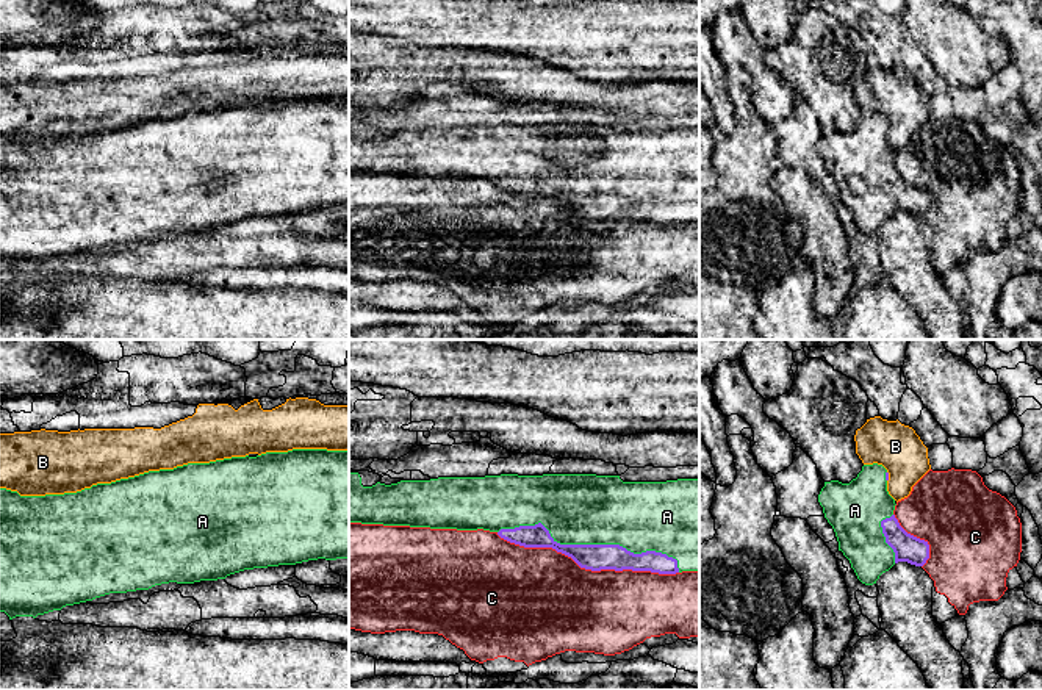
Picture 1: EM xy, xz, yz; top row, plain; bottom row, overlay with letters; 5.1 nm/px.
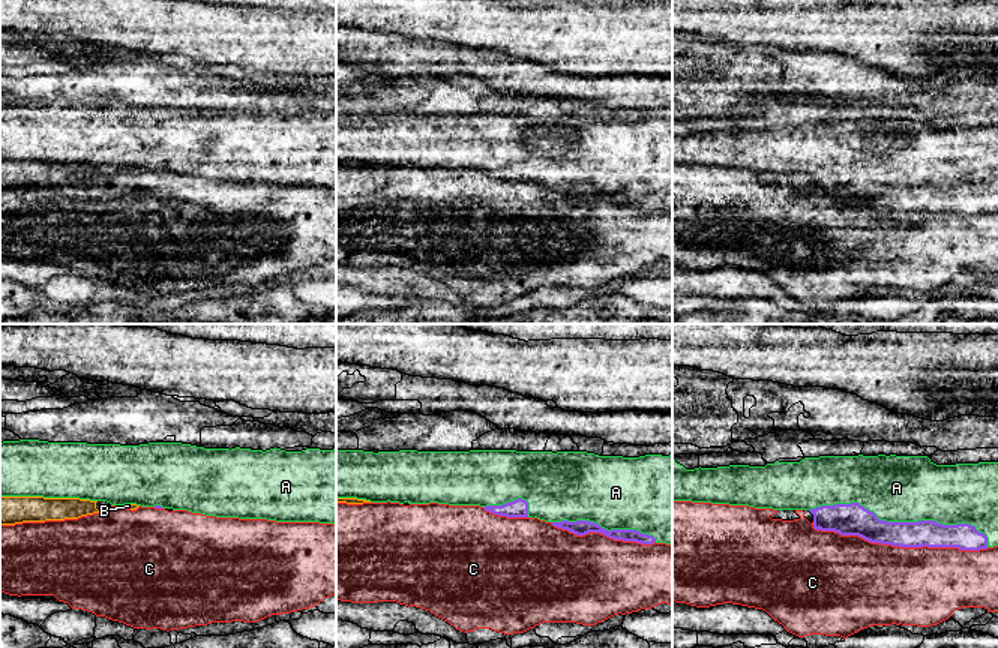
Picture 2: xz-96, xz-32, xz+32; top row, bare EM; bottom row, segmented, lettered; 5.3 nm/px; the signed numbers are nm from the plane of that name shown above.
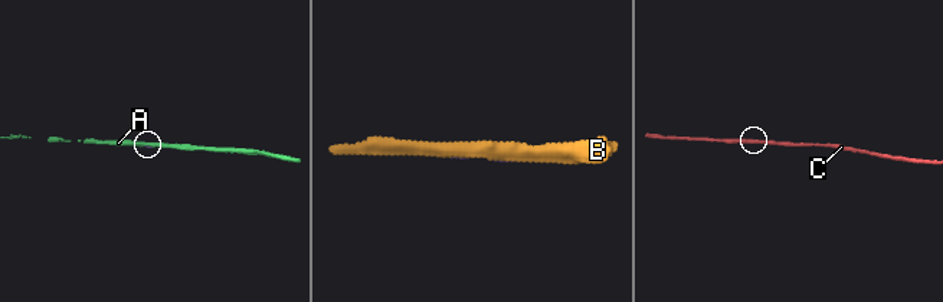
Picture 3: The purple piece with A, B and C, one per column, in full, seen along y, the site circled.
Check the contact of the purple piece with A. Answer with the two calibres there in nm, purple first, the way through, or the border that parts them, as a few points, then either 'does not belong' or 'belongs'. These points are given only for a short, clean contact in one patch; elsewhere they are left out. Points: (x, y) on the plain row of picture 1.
140/360 nm | belongs

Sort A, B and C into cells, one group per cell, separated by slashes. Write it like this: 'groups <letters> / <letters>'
groups A / B / C

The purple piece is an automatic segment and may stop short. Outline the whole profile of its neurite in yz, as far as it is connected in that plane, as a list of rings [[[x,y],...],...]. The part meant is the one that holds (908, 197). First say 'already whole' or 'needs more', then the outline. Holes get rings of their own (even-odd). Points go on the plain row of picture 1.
needs more; [[[864,114],[850,133],[825,131],[818,144],[839,200],[865,235],[876,233],[898,211],[923,216],[929,208],[928,191],[907,183],[895,167],[896,153],[887,141],[887,130],[882,114]]]

